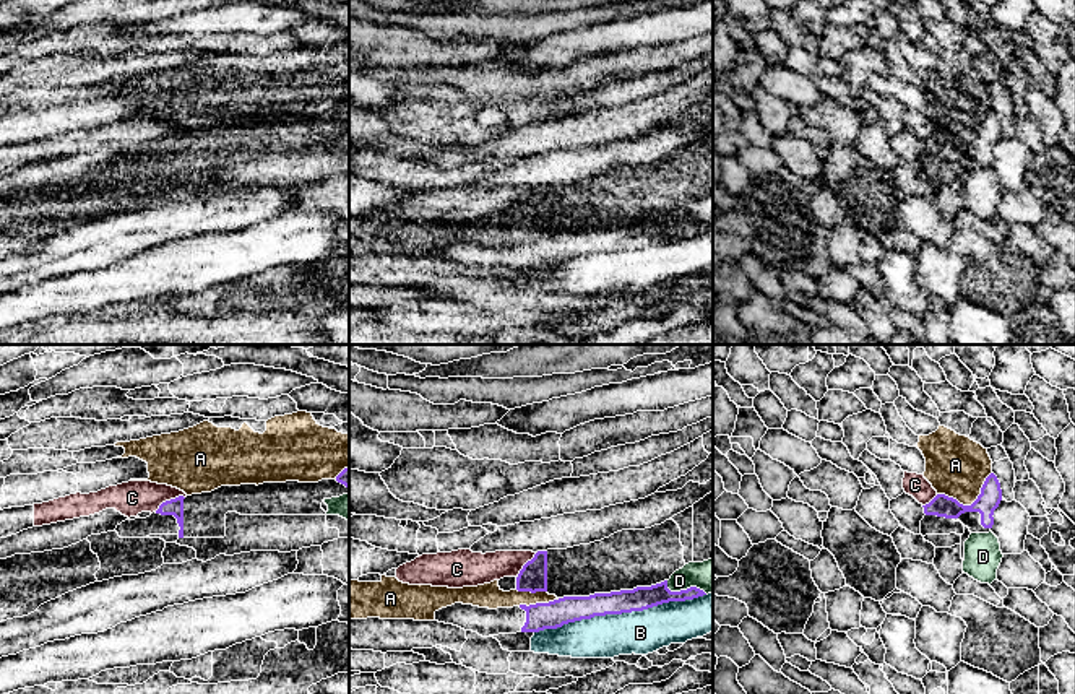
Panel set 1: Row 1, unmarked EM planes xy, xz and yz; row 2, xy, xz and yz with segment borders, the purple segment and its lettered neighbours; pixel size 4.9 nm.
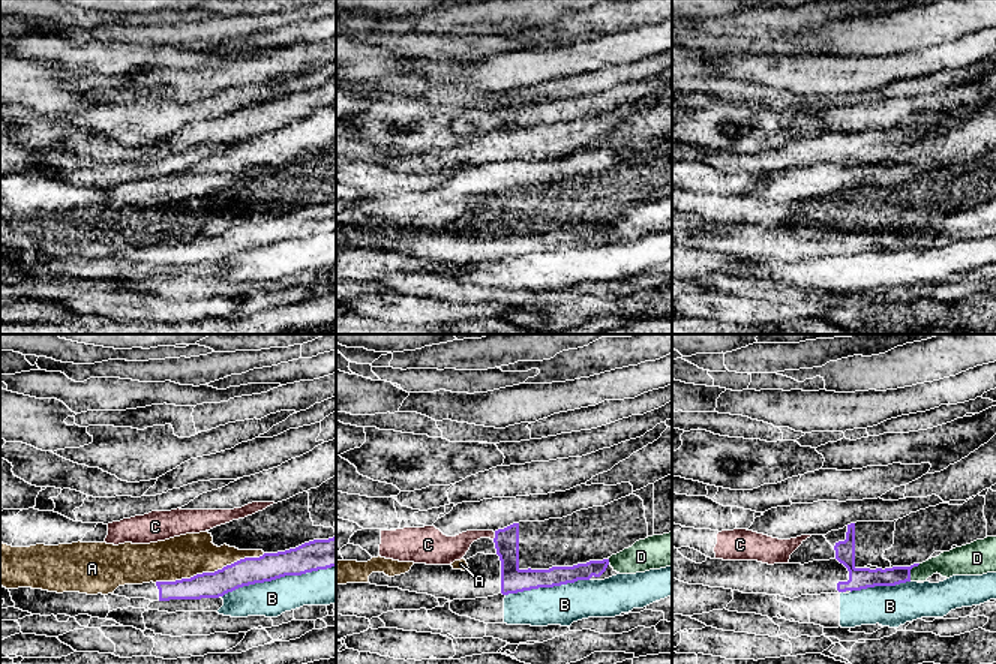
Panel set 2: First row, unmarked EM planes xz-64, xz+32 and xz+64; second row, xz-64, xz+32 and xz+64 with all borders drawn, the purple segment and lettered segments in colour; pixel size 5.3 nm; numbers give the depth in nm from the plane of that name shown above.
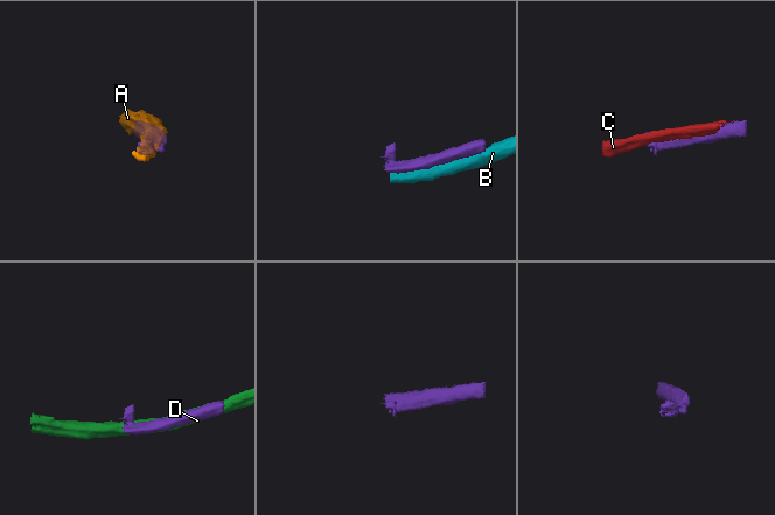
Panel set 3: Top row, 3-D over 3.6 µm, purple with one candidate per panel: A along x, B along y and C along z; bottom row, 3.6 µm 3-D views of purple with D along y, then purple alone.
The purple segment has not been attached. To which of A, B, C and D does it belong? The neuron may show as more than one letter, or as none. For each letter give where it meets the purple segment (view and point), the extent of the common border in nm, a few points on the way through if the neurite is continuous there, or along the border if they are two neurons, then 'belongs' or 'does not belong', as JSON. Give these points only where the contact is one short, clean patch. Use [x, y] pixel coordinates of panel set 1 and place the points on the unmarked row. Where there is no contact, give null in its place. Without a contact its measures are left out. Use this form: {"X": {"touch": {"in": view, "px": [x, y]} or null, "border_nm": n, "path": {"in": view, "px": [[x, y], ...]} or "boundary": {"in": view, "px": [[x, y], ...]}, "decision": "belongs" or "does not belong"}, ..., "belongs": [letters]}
{"A": {"touch": {"in": "yz", "px": [971, 140]}, "border_nm": 300, "decision": "does not belong"}, "B": {"touch": {"in": "xz", "px": [619, 249]}, "border_nm": 850, "decision": "does not belong"}, "C": {"touch": {"in": "xy", "px": [171, 135]}, "border_nm": 170, "boundary": {"in": "xy", "px": [[184, 132], [166, 135], [155, 147]]}, "decision": "does not belong"}, "D": {"touch": {"in": "xz", "px": [684, 226]}, "border_nm": 220, "decision": "does not belong"}, "belongs": []}

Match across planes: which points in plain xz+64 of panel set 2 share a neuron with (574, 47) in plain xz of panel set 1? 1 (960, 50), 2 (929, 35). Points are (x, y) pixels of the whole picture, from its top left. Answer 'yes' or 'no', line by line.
1: yes
2: no

